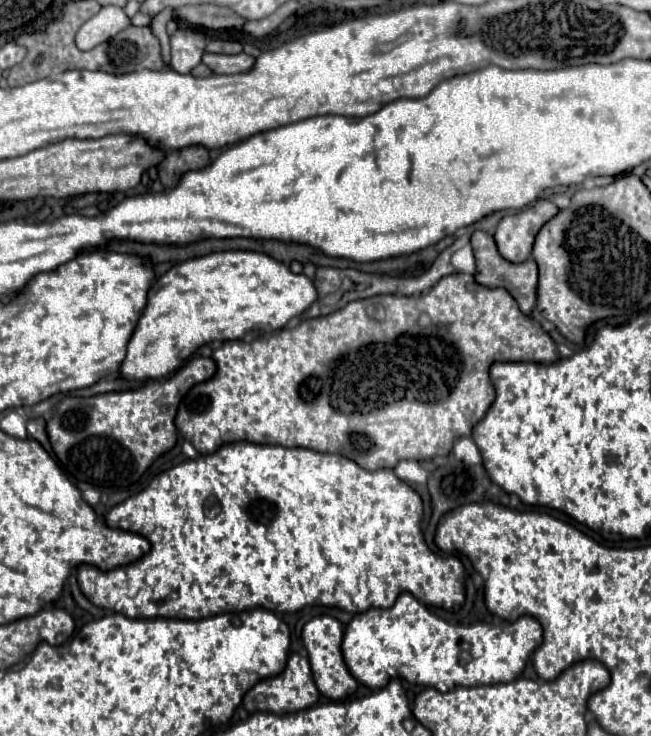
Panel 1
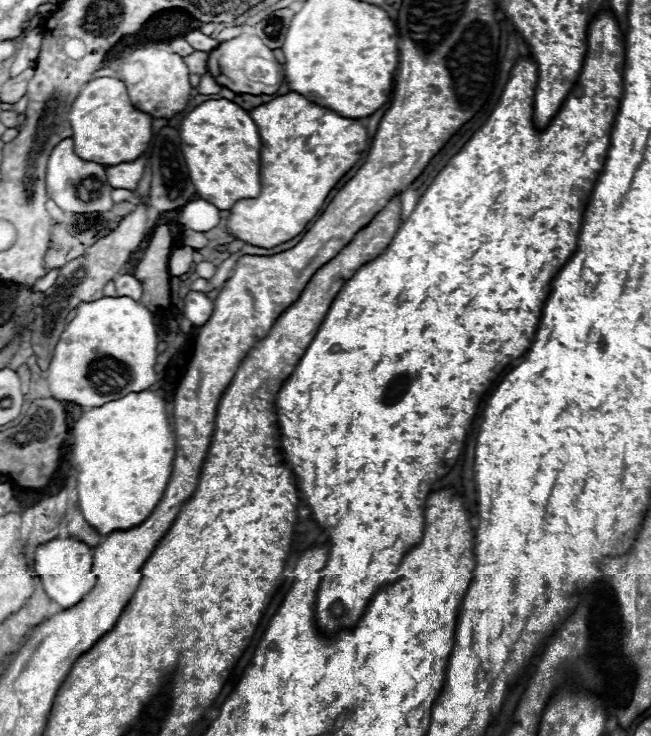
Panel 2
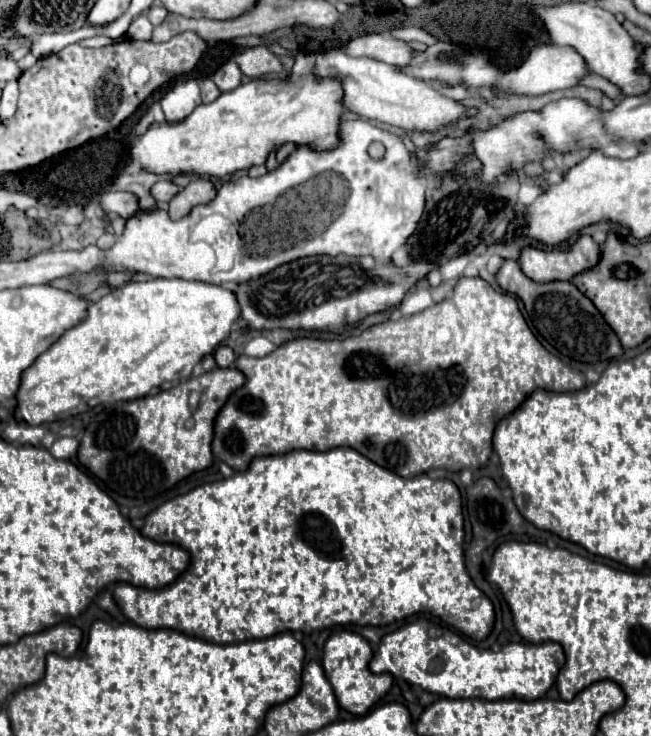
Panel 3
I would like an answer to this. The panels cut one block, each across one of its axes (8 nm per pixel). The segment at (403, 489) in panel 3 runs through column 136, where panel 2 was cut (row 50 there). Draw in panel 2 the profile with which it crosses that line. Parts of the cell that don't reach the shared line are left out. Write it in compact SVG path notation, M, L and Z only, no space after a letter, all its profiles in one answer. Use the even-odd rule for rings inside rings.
M600 10L588 28L588 50L586 50L586 62L582 66L582 72L578 76L578 82L574 84L572 92L560 106L558 114L550 120L548 128L540 130L534 124L534 88L536 88L536 72L538 66L532 56L518 58L510 80L504 86L504 92L500 100L496 102L492 114L488 120L480 126L478 132L462 146L462 150L452 156L452 160L438 172L438 176L432 180L428 190L420 196L414 212L408 216L408 220L402 222L398 232L394 234L392 242L386 246L386 250L366 262L338 292L334 298L322 326L318 328L314 340L306 348L304 356L296 364L294 372L284 380L278 396L276 396L276 408L278 408L278 422L282 430L282 450L286 462L292 466L298 488L302 496L306 498L308 506L312 508L314 518L320 526L326 526L330 544L330 554L326 568L321 571L322 580L316 598L316 620L320 622L322 630L340 630L344 626L354 626L356 618L364 614L372 594L388 582L392 582L392 572L396 572L402 556L422 540L424 534L424 506L426 496L420 492L430 492L432 484L442 478L458 460L466 434L472 426L472 420L476 416L476 410L484 398L486 392L496 384L496 378L506 370L506 366L520 358L528 346L532 344L532 338L540 324L540 314L544 308L544 298L548 298L548 290L552 284L552 278L556 278L556 270L568 262L568 258L576 250L580 222L584 218L584 206L588 206L588 198L592 194L592 186L596 184L596 178L600 170L604 168L604 154L608 152L610 144L610 128L618 110L618 102L622 96L622 70L624 70L624 34L618 28L618 22L610 10Z

